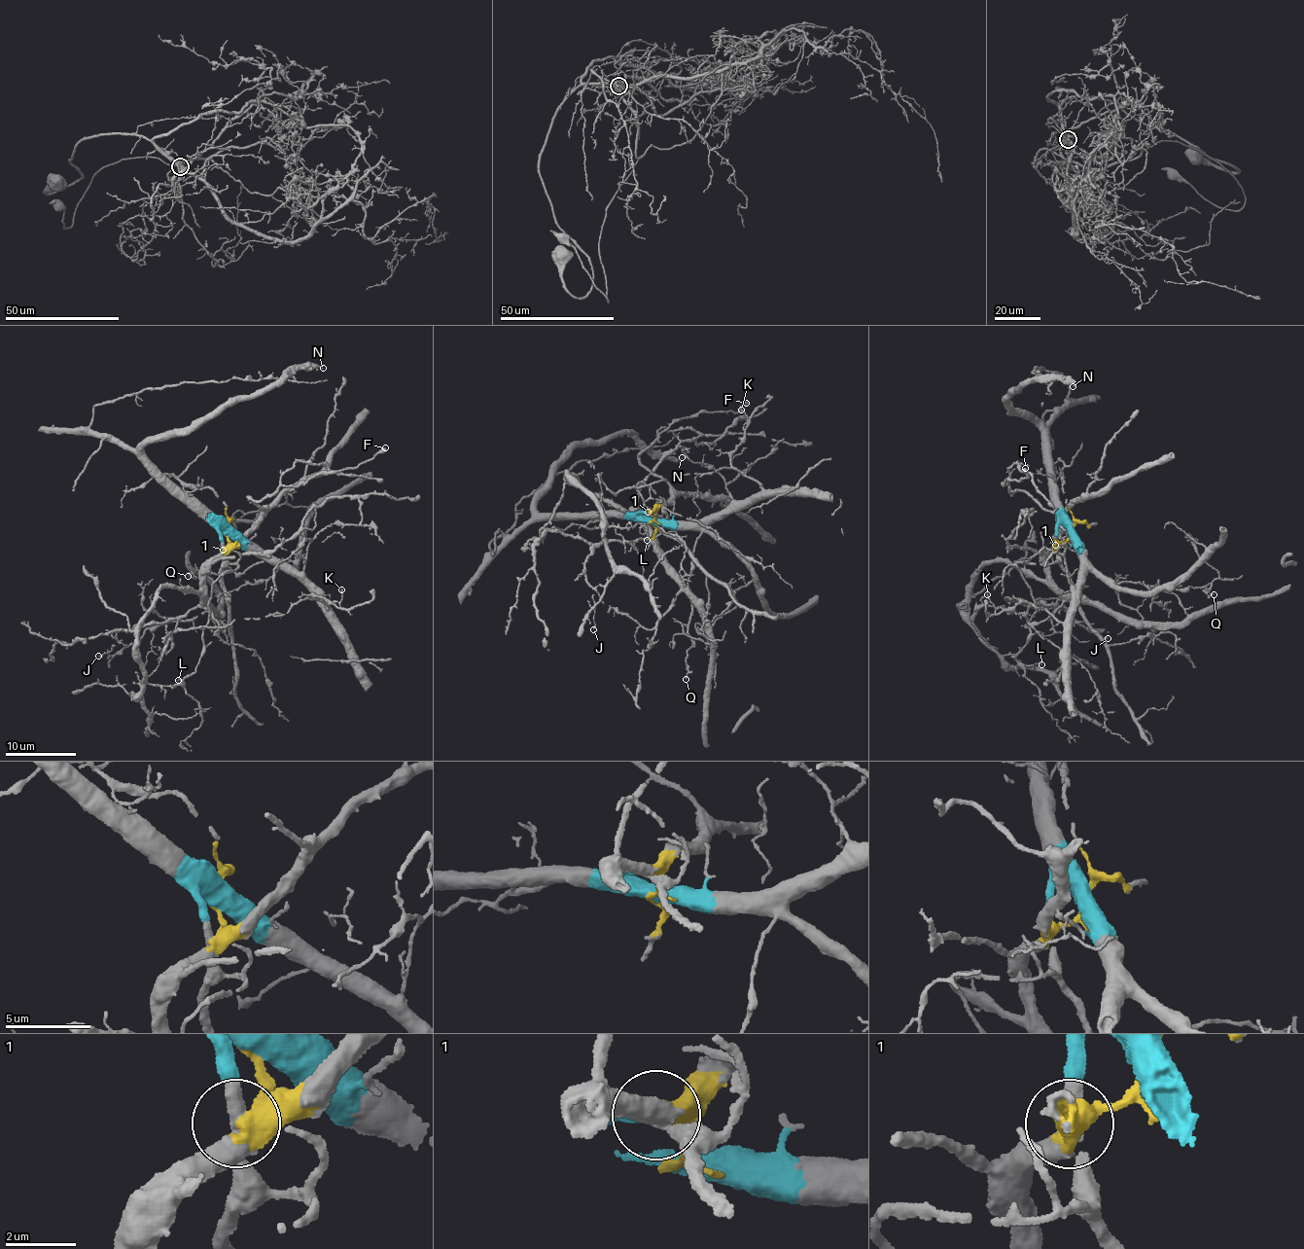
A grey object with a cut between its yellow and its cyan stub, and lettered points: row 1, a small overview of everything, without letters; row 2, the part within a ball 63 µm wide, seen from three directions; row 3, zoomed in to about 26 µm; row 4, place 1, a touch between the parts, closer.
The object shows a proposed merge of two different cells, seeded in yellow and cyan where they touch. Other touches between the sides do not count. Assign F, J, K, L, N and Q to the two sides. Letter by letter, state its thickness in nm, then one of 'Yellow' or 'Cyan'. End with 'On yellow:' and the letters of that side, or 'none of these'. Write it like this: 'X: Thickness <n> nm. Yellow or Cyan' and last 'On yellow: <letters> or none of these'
F: Thickness 420 nm. Yellow
J: Thickness 120 nm. Yellow
K: Thickness 160 nm. Cyan
L: Thickness 110 nm. Cyan
N: Thickness 120 nm. Cyan
Q: Thickness 110 nm. Cyan
On yellow: F, J

